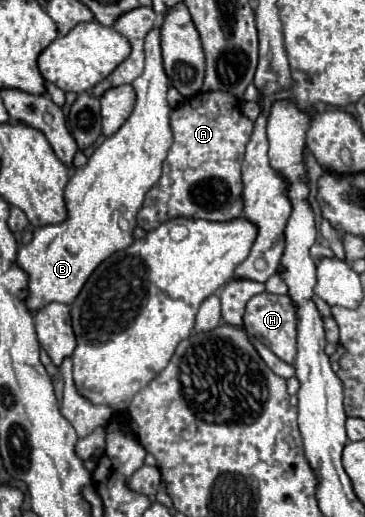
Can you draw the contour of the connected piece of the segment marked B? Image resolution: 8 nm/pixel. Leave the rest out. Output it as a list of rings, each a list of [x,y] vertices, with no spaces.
[[[155,26],[145,38],[145,72],[133,82],[133,88],[137,92],[137,104],[127,122],[113,134],[109,136],[89,158],[89,162],[83,168],[77,168],[65,188],[65,202],[69,216],[61,224],[51,224],[37,228],[33,232],[33,240],[25,244],[19,254],[17,254],[17,264],[19,268],[27,274],[27,298],[25,306],[29,312],[37,312],[43,306],[51,302],[61,302],[61,304],[73,304],[77,294],[81,292],[83,284],[91,276],[91,272],[113,252],[125,250],[133,242],[133,228],[135,228],[135,216],[143,204],[143,198],[151,186],[161,176],[161,166],[167,156],[167,150],[173,142],[171,126],[169,126],[169,114],[171,108],[167,104],[167,90],[169,90],[169,80],[163,70],[163,58],[161,58],[161,28]]]

